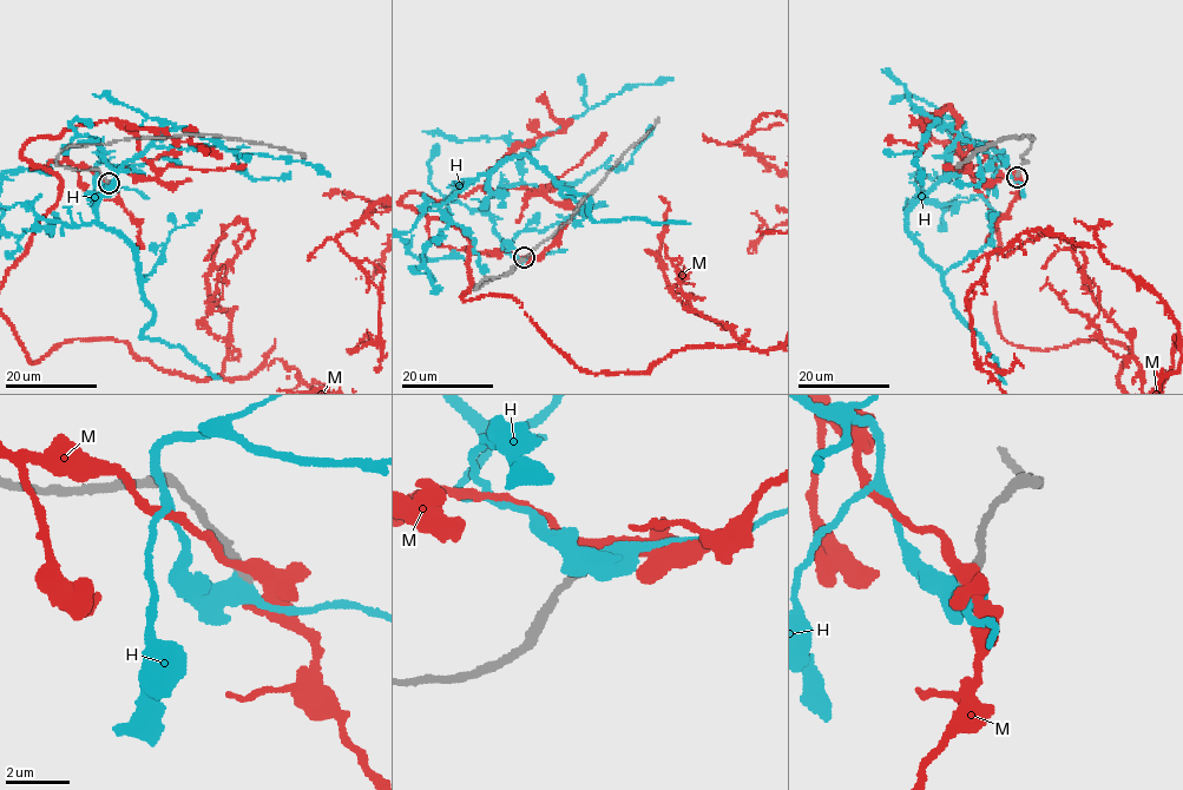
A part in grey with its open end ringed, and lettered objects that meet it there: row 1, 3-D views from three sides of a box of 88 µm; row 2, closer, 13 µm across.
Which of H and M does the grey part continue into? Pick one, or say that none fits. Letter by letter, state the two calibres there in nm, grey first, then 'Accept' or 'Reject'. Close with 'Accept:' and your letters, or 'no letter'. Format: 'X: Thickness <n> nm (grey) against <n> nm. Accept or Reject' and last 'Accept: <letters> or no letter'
H: Thickness 360 nm (grey) against 480 nm. Reject
M: Thickness 360 nm (grey) against 440 nm. Reject
Accept: no letter

